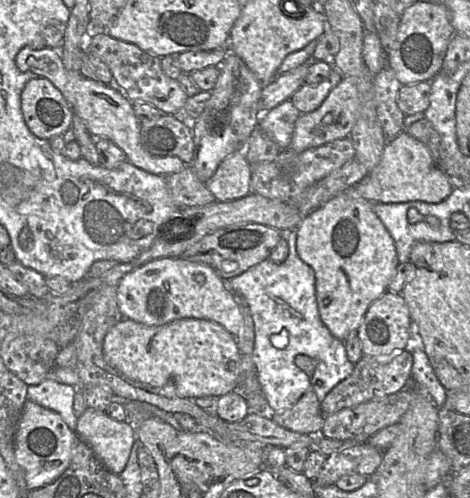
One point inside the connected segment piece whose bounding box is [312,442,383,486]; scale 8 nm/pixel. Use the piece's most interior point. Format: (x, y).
(364, 459)

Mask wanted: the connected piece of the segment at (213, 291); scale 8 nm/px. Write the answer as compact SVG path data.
M163 257L146 262L128 272L117 286L117 303L123 318L147 326L160 326L184 318L203 319L225 328L235 339L242 328L242 314L235 301L235 294L211 267L190 262L181 257Z

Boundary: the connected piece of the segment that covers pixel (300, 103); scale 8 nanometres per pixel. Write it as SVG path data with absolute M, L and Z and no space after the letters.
M333 66L329 77L317 85L303 84L291 97L291 102L302 114L317 110L329 93L342 81L342 74Z

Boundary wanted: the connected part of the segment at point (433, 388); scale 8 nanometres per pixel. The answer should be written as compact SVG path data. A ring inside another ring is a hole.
M413 339L408 340L405 350L413 356L411 379L417 383L417 386L427 390L434 404L440 410L446 400L446 389L438 380L428 355Z

